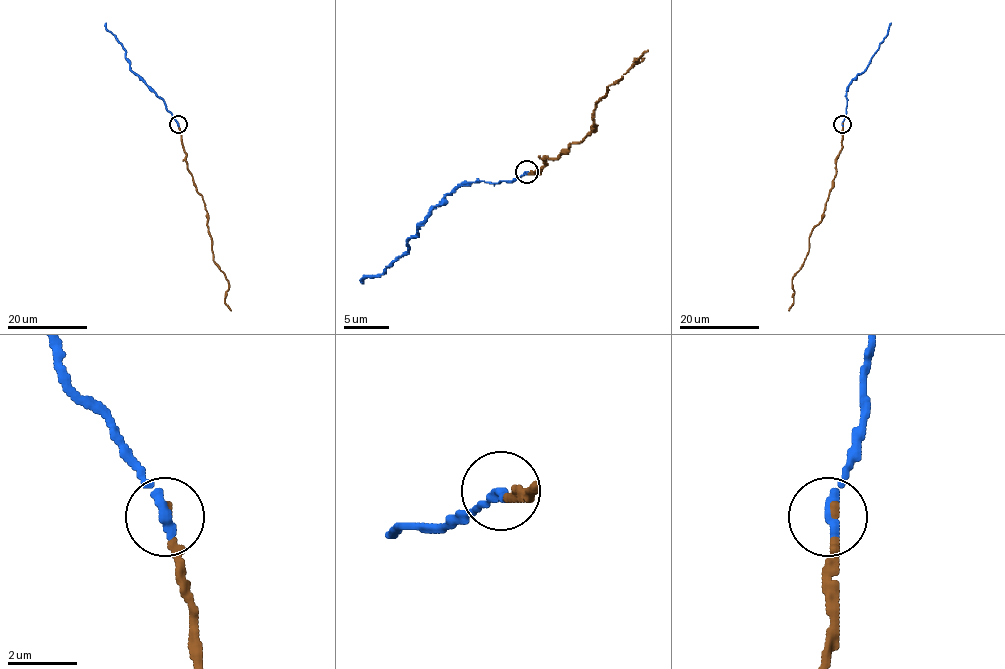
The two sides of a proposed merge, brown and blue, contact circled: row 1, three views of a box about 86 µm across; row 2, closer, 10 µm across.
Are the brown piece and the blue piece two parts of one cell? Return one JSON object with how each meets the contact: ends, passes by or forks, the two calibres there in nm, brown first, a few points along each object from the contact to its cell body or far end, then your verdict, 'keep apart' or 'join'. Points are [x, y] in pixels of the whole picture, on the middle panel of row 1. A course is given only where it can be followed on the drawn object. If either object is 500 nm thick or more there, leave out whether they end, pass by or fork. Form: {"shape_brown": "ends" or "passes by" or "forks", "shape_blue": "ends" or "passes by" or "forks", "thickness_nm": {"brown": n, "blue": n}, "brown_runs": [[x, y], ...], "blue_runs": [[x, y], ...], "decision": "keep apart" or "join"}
{"shape_brown": "ends", "shape_blue": "ends", "thickness_nm": {"brown": 240, "blue": 360}, "brown_runs": [[527, 173], [539, 171], [546, 157], [564, 153], [593, 130], [596, 103], [605, 96], [607, 87], [648, 50]], "blue_runs": [[527, 171], [500, 182], [461, 182], [432, 210], [407, 242], [402, 255], [382, 274], [361, 283]], "decision": "join"}

